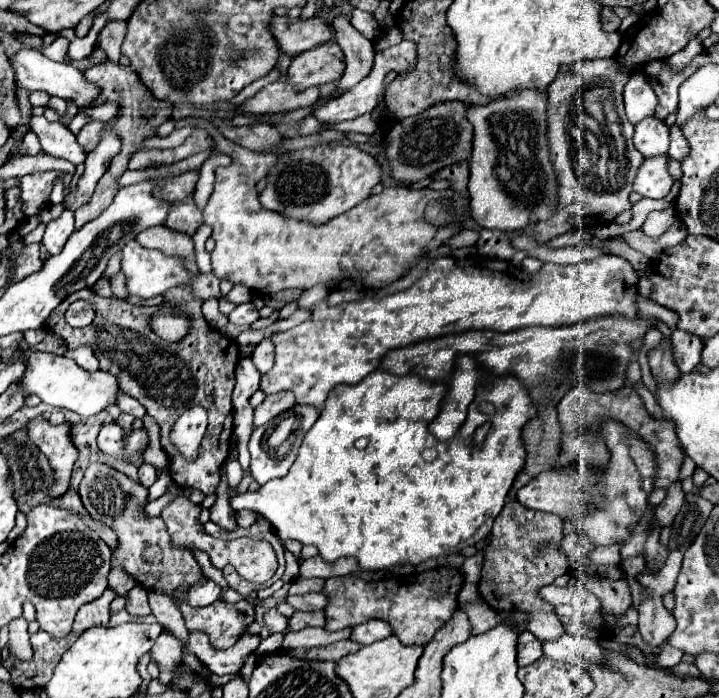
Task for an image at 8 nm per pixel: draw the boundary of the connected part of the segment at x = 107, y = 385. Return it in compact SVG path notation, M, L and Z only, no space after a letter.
M39 350L31 352L27 366L25 366L25 372L17 380L15 386L19 392L39 396L43 404L73 410L81 416L93 416L93 414L101 412L107 404L113 404L115 394L119 390L115 376L101 372L101 370L91 374L91 372L79 368L73 360L67 360L67 356L57 356L57 354L39 352Z

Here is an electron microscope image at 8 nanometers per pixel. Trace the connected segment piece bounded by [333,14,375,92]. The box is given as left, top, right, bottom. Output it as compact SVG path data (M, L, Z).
M345 14L335 16L333 28L337 32L335 40L345 52L345 66L347 66L345 74L337 80L335 88L347 92L355 84L359 84L359 80L367 78L367 72L371 72L371 64L375 60L375 50L373 42L367 40L361 32L357 32Z

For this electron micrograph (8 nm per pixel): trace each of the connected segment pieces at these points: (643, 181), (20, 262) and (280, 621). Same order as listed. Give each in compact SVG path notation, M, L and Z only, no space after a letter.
M653 156L643 162L633 182L633 190L645 198L665 198L673 186L673 178L667 172L667 158Z
M27 244L23 252L15 260L15 270L13 270L13 282L23 280L31 272L37 272L41 268L41 254L39 254L39 244Z
M271 608L271 610L265 614L265 626L269 628L269 632L285 632L285 628L287 628L287 618L281 616L275 608Z

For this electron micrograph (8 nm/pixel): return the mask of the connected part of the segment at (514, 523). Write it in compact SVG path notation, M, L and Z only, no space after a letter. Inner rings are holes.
M507 502L501 514L495 518L491 530L491 542L483 550L483 570L479 580L479 592L485 602L495 610L525 610L531 614L527 630L533 632L541 642L551 642L563 636L565 628L557 620L553 606L537 596L537 590L551 584L557 576L569 570L567 556L559 550L559 540L563 536L563 520L555 514L537 512L525 508L519 502ZM537 548L557 548L537 550Z

